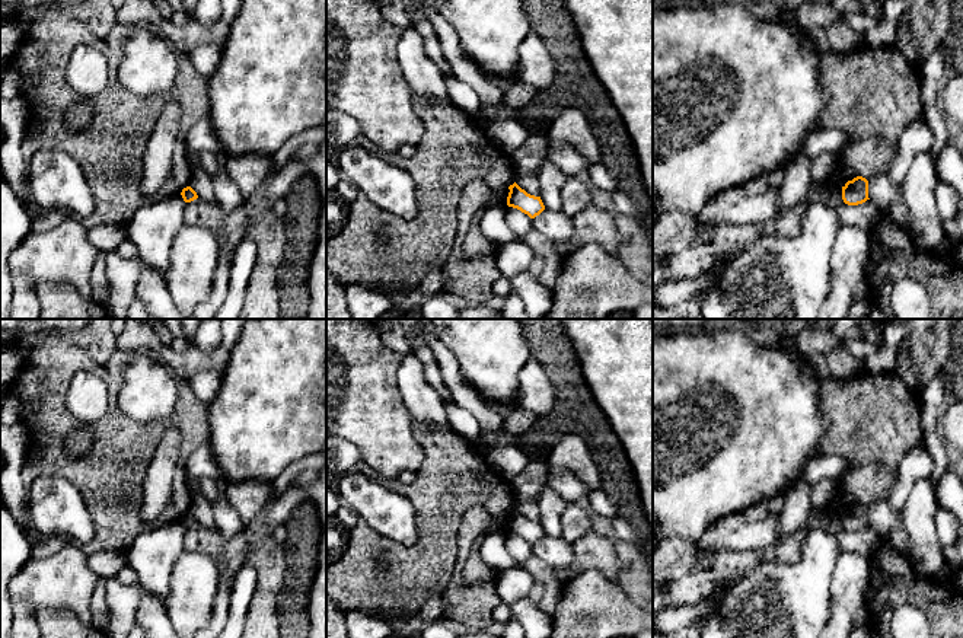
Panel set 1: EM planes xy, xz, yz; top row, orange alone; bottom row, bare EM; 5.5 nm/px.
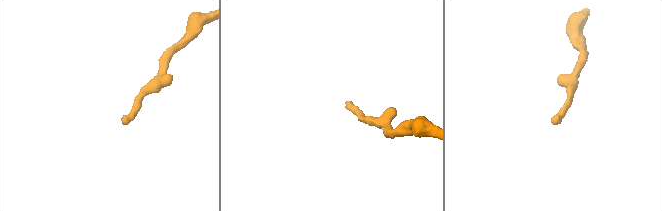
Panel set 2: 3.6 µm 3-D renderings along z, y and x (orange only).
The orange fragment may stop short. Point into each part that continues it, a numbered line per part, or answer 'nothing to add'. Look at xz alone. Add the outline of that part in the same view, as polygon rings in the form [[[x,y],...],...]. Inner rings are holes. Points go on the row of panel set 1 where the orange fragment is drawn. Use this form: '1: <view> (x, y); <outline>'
nothing to add

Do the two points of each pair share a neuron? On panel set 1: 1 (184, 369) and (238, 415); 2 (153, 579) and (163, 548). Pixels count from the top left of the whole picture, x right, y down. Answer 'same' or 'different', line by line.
1: different
2: same

